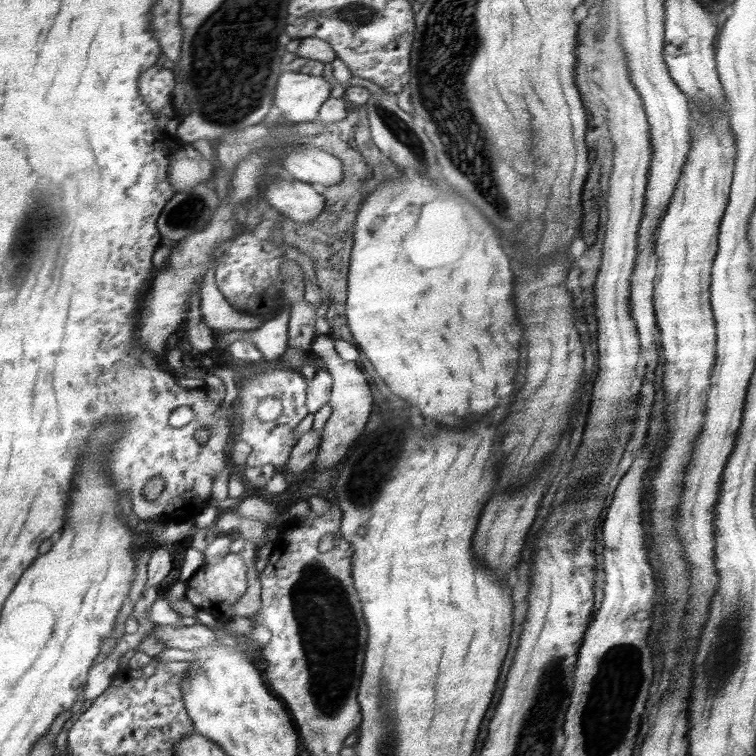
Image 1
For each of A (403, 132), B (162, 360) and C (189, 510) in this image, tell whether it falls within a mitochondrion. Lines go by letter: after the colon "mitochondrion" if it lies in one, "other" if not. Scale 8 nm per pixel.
A: mitochondrion
B: other
C: other

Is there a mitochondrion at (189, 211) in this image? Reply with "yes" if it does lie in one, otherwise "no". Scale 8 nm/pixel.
yes

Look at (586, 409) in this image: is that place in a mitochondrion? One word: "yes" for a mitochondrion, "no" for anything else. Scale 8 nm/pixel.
no

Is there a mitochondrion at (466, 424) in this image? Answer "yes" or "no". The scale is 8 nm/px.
no

